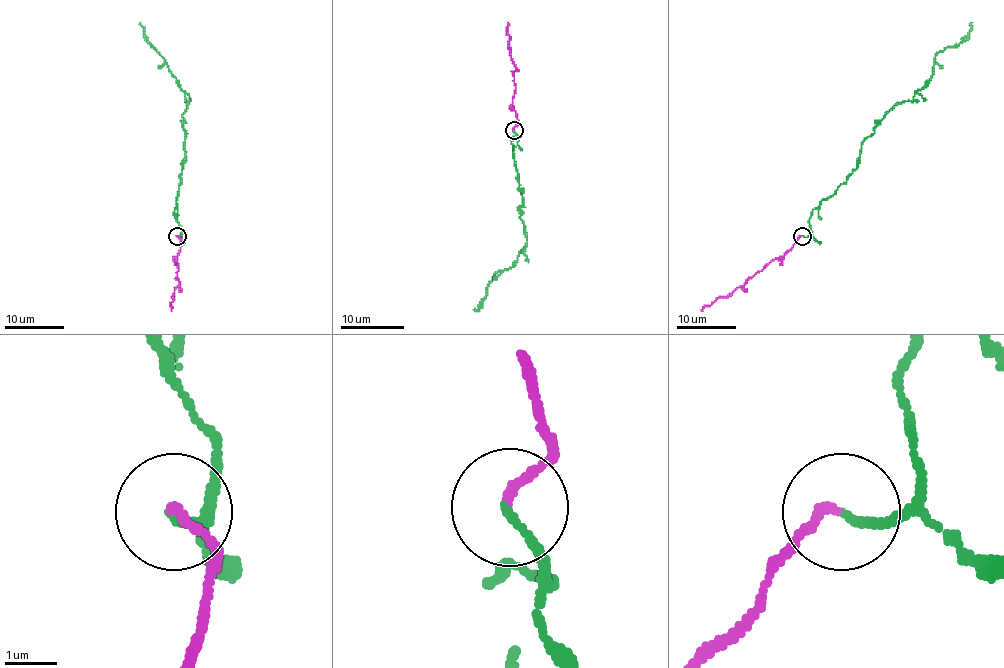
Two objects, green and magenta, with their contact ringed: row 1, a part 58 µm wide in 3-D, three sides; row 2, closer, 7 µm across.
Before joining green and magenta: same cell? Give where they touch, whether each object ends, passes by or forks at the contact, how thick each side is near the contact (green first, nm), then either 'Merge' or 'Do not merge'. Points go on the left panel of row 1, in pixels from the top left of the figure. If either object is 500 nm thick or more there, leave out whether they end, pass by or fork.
Place: (177, 236). At the ring green ends. At the ring magenta ends. Thickness 150 nm (green) against 170 nm. Merge

